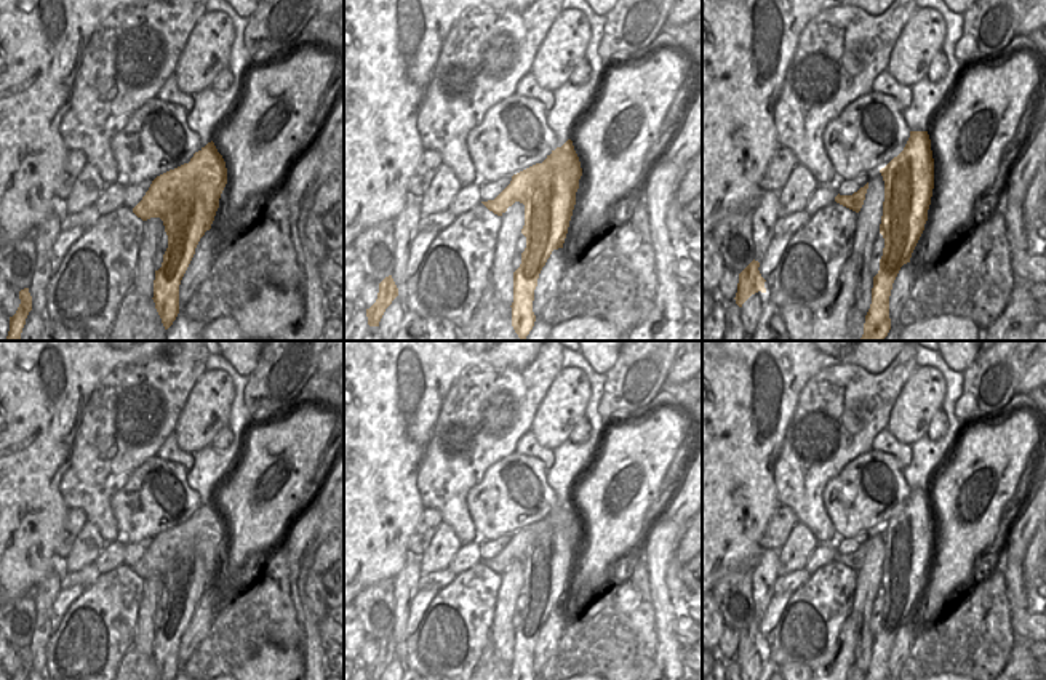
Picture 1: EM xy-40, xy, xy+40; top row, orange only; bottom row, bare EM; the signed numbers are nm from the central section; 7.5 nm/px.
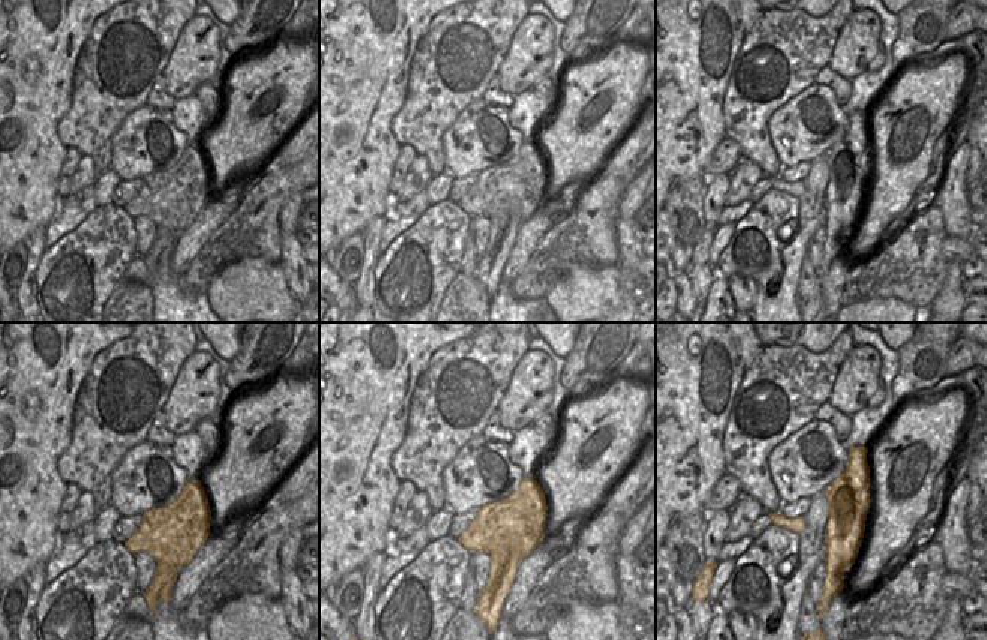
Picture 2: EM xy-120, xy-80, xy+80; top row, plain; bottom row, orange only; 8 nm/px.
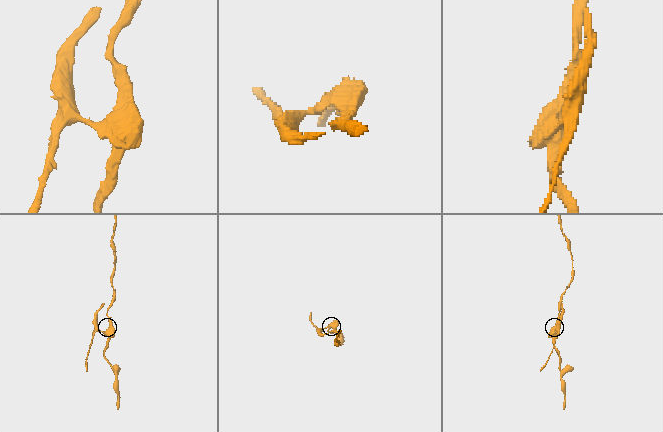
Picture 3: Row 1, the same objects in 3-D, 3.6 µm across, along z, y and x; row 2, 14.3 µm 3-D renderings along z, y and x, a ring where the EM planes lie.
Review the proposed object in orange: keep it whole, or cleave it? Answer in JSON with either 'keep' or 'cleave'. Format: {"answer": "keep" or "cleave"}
{"answer": "cleave"}

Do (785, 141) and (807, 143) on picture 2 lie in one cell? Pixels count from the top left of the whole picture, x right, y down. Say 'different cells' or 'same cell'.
same cell

